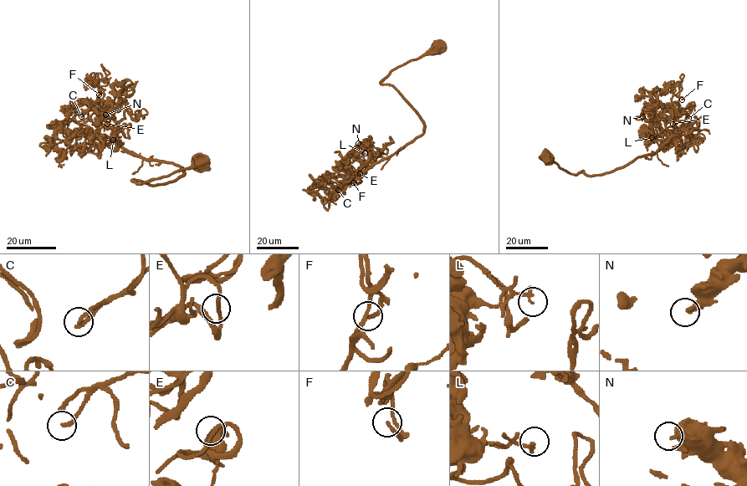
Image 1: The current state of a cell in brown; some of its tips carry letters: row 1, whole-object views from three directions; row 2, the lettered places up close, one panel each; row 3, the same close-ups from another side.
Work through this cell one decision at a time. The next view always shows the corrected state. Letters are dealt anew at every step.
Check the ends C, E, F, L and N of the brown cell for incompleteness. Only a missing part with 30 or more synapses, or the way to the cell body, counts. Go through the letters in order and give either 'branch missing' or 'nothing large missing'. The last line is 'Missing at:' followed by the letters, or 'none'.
C: nothing large missing
E: nothing large missing
F: branch missing
L: nothing large missing
N: nothing large missing
Missing at: F

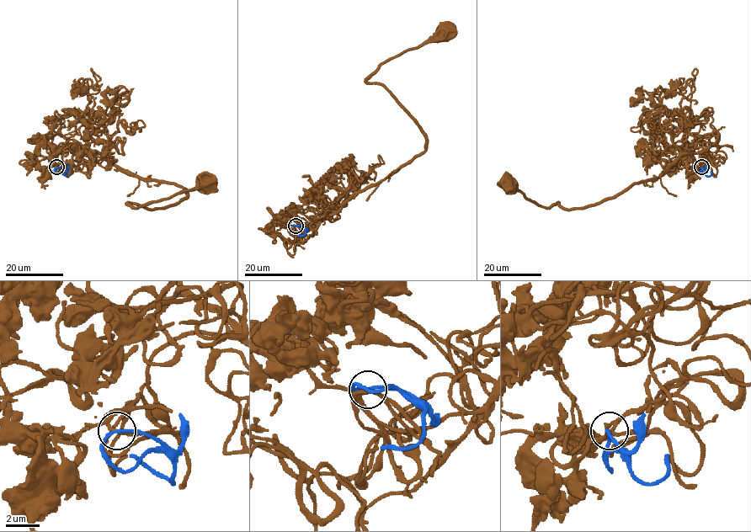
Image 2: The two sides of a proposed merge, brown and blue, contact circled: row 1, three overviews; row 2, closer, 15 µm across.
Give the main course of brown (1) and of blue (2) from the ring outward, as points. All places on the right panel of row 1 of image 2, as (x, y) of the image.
1: (701, 167), (716, 166), (706, 151), (684, 152), (660, 177), (567, 209), (555, 203), (540, 207), (508, 183)
2: (701, 167), (706, 176), (711, 172)

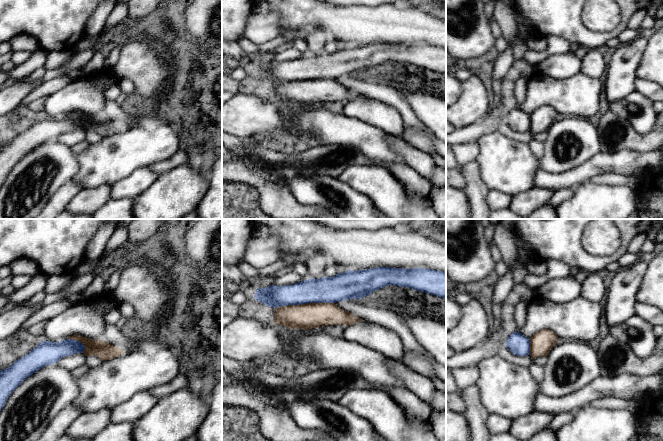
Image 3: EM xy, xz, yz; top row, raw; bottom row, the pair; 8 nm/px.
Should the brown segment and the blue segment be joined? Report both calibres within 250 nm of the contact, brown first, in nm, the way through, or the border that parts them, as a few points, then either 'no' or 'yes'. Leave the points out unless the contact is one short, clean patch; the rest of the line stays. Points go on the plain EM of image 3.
200 nm thick on the brown side, 200 nm on the other; yes

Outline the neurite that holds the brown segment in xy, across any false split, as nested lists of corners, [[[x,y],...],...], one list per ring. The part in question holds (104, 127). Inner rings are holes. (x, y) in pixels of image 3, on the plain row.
[[[73,111],[60,118],[40,117],[27,131],[0,147],[0,187],[10,170],[30,151],[47,141],[76,129],[92,131],[101,137],[119,133],[125,127],[103,116]]]

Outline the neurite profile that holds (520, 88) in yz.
[[[521,76],[515,83],[514,95],[516,98],[517,104],[523,103],[526,96],[528,77]]]

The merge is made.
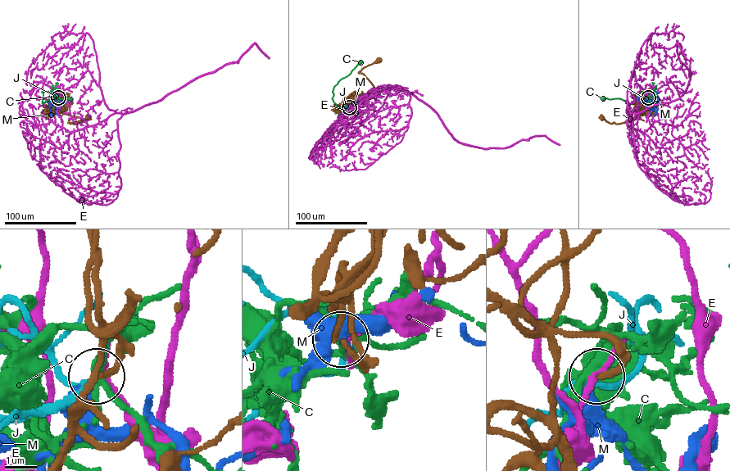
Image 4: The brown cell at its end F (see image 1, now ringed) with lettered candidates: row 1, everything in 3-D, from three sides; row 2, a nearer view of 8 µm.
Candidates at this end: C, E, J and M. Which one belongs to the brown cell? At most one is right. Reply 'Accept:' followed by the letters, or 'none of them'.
Accept: J

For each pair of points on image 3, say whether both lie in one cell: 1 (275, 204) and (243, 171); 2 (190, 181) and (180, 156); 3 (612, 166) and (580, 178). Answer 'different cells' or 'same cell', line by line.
1: same cell
2: different cells
3: same cell

